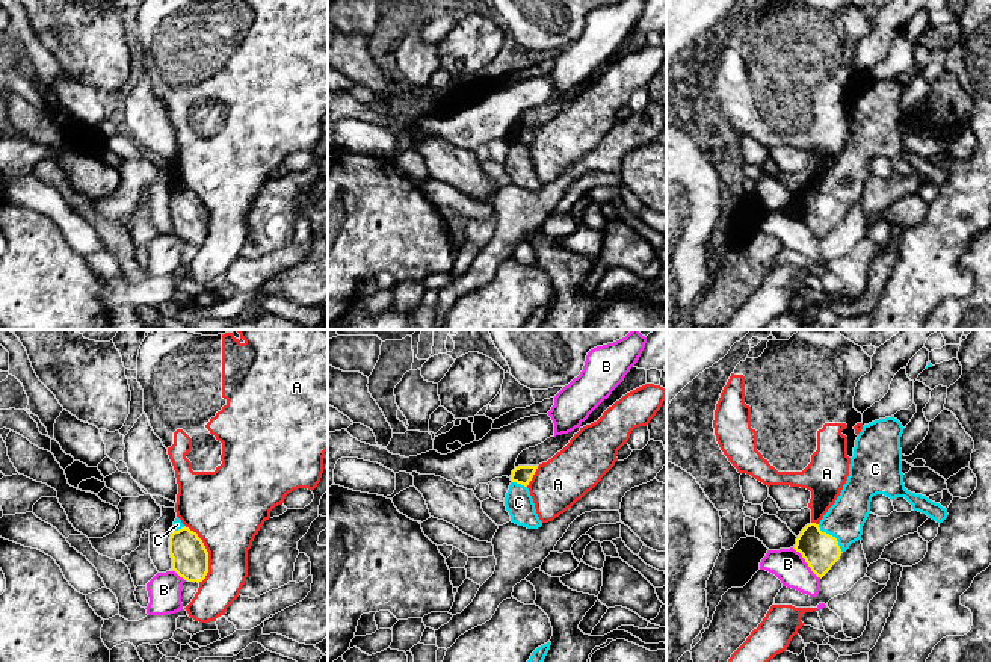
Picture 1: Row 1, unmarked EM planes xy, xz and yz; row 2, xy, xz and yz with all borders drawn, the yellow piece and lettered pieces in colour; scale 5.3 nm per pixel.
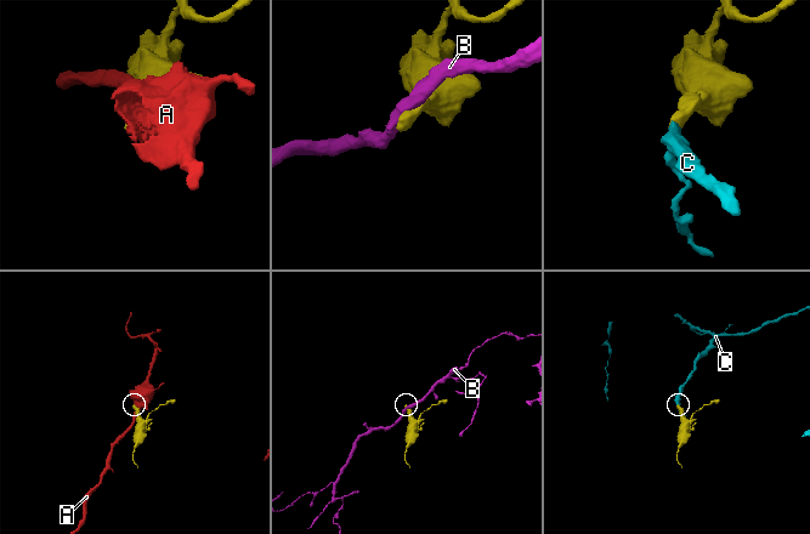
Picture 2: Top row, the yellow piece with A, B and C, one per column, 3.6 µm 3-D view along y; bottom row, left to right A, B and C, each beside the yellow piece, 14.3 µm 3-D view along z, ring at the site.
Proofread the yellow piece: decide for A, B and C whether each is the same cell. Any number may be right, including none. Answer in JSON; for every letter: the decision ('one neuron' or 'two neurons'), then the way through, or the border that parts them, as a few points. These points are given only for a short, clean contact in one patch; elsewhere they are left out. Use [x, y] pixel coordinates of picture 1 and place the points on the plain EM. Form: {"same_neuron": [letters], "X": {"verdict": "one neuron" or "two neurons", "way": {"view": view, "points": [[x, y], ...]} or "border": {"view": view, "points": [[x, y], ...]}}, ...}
{"same_neuron": ["C"], "A": {"verdict": "two neurons"}, "B": {"verdict": "two neurons", "border": {"view": "yz", "points": [[792, 209], [821, 239]]}}, "C": {"verdict": "one neuron", "way": {"view": "yz", "points": [[821, 212], [831, 197], [845, 180]]}}}

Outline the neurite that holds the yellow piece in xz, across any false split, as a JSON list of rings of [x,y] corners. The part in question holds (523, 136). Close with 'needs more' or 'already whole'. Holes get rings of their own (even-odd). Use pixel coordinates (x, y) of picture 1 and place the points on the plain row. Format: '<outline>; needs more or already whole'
[[[538,127],[515,128],[511,136],[512,144],[505,159],[505,168],[511,177],[511,183],[527,190],[538,190],[542,187],[527,150],[536,130]]]; needs more

